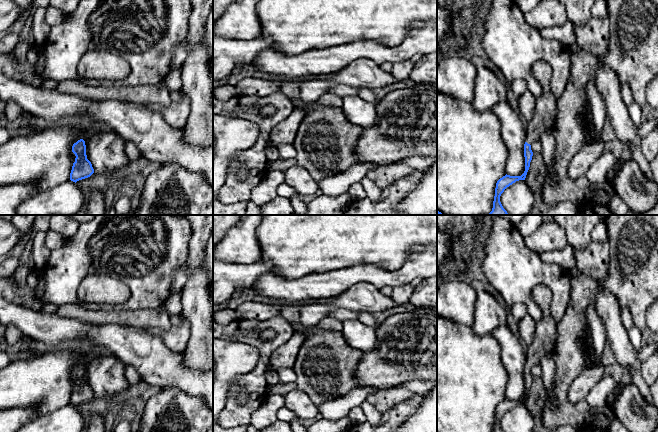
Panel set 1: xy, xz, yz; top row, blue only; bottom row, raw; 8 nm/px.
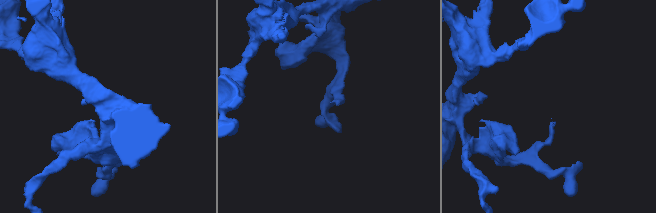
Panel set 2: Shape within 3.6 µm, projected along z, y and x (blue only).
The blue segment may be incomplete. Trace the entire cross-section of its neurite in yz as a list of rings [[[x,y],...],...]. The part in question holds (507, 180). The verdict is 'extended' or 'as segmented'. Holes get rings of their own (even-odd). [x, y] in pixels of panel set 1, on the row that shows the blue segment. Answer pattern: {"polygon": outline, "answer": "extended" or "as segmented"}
{"polygon": [[[550,92],[541,94],[536,98],[536,107],[533,119],[526,123],[526,142],[524,144],[525,171],[521,176],[505,175],[496,183],[493,208],[486,215],[509,215],[500,202],[504,190],[519,180],[525,180],[530,167],[533,152],[531,144],[540,139],[543,131],[553,128],[558,113],[558,100]]], "answer": "extended"}

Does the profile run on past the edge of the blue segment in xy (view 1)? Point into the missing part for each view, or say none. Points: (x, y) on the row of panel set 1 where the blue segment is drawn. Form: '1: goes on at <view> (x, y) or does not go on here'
1: does not go on here

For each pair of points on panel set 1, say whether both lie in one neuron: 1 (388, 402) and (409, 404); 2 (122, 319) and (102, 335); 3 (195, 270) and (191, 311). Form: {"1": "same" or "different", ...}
{"1": "different", "2": "different", "3": "same"}

